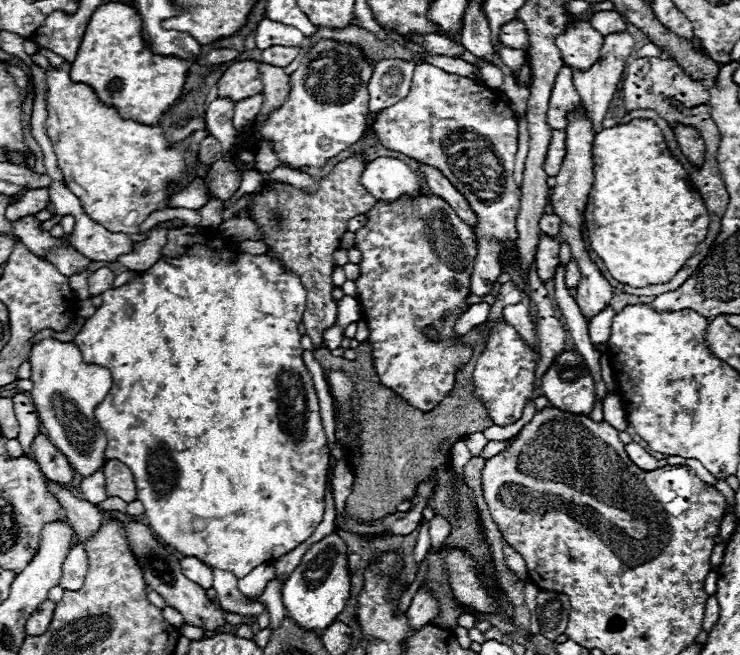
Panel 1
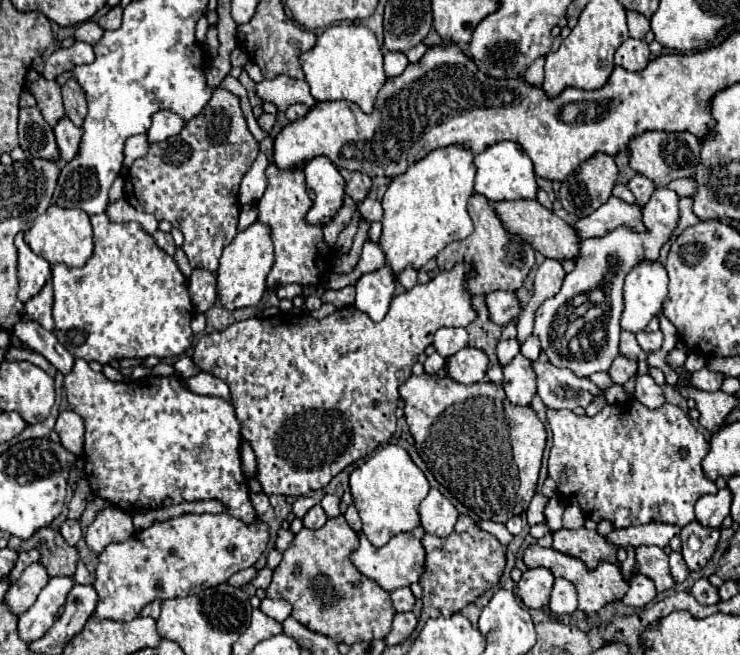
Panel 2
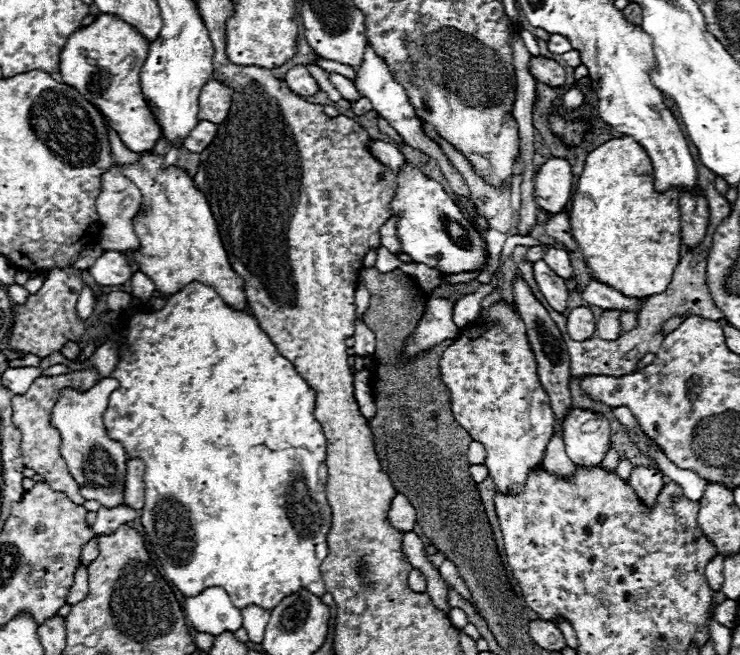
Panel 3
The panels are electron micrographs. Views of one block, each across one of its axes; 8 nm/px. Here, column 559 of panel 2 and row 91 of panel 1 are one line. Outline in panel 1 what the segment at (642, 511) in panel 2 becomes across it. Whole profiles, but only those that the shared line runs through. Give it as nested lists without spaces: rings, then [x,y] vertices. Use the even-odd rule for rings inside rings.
[[[430,64],[416,66],[416,78],[412,78],[408,96],[380,110],[372,132],[384,148],[440,168],[450,184],[468,200],[480,220],[478,228],[474,228],[478,256],[470,288],[476,296],[492,294],[496,278],[502,274],[498,260],[500,242],[518,238],[516,218],[520,212],[520,188],[512,178],[518,124],[504,98],[470,78],[448,74]]]

